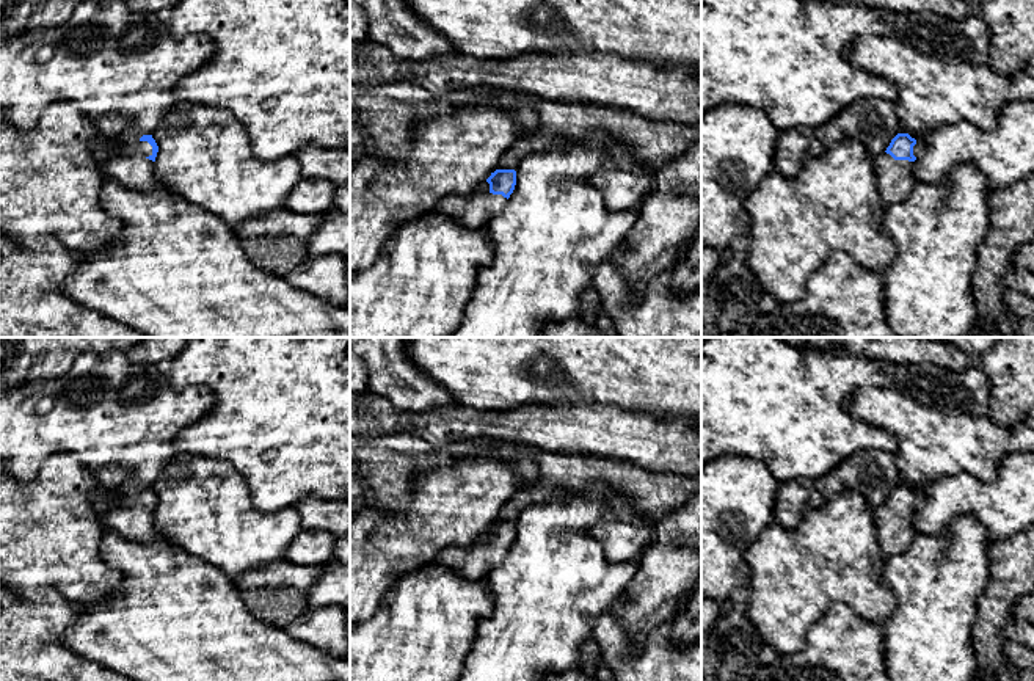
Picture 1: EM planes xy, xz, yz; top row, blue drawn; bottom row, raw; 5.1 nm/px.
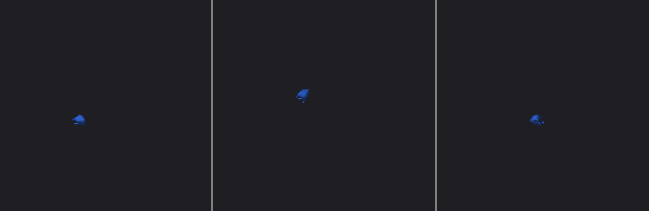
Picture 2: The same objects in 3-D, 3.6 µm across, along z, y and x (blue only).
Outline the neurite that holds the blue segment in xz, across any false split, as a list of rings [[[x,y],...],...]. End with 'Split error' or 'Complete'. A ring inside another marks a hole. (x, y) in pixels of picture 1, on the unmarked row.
[[[516,519],[496,521],[471,546],[447,546],[439,551],[433,565],[442,565],[461,576],[486,579],[505,557],[516,537]]]. Split error

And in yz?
[[[897,485],[887,502],[876,507],[877,538],[885,560],[904,552],[918,535],[913,513],[921,501],[921,494],[908,485]]]. Split error

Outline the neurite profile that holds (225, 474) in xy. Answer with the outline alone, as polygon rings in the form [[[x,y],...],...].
[[[179,453],[163,468],[152,490],[158,497],[154,513],[155,530],[232,581],[246,570],[284,559],[303,530],[295,505],[271,513],[254,508],[245,480],[223,460]]]

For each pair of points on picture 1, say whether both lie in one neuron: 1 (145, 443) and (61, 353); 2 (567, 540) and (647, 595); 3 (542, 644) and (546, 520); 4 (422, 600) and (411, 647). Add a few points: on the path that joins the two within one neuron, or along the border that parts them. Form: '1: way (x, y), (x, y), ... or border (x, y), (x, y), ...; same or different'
1: border (83, 353), (76, 358), (65, 374), (36, 378); different
2: border (642, 559), (637, 573), (608, 609); different
3: way (540, 612), (545, 589), (545, 551); same
4: way (422, 611), (422, 631), (419, 636); same

